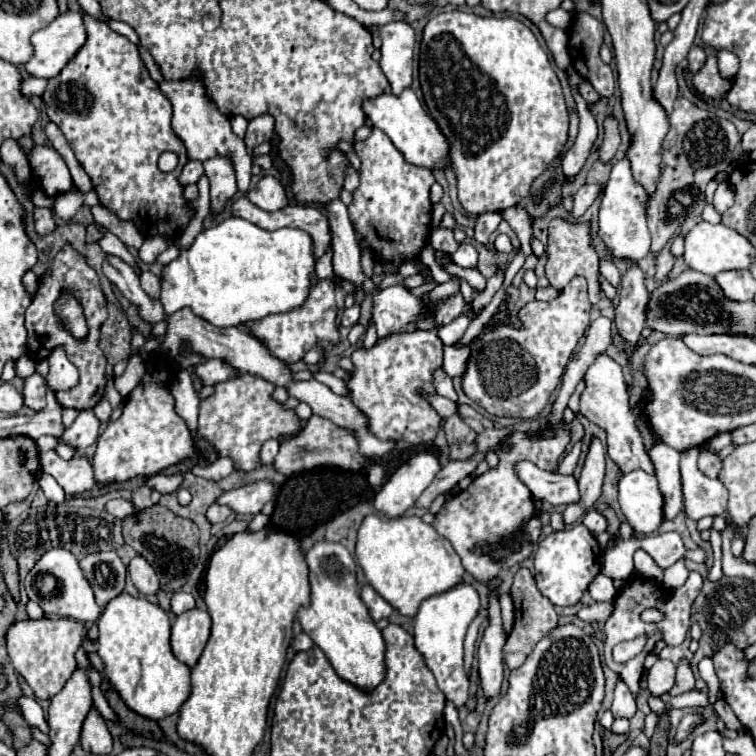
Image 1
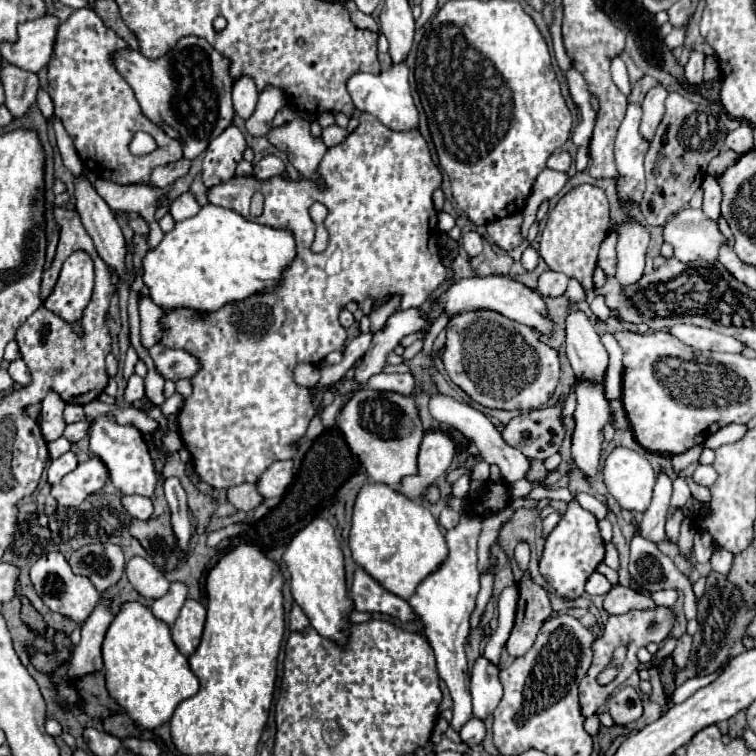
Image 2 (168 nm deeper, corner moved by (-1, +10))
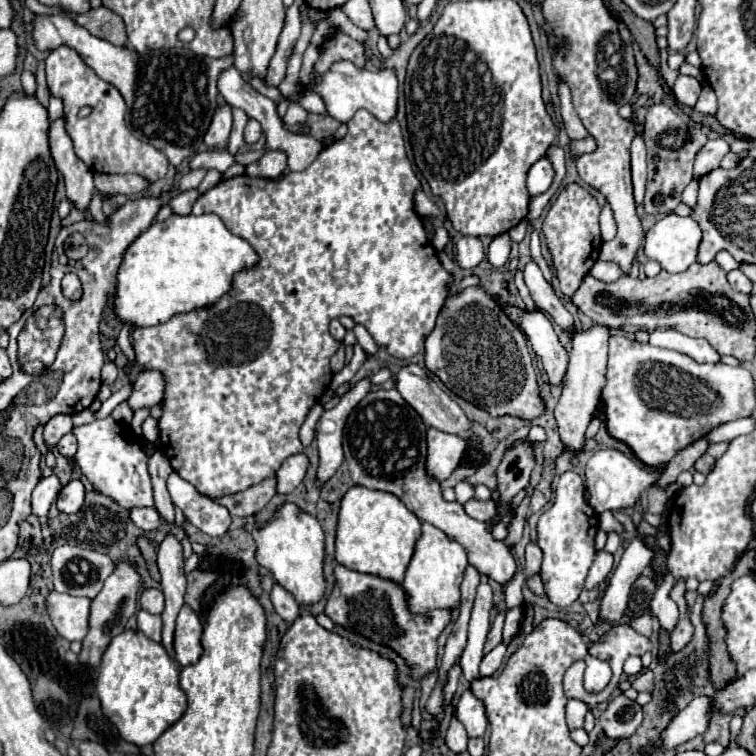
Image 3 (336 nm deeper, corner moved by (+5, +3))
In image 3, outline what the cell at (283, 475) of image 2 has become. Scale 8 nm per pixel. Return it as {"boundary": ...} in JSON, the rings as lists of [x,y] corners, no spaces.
{"boundary":[[[294,454],[288,460],[284,460],[284,464],[280,466],[280,470],[276,472],[278,478],[278,492],[280,494],[288,494],[292,492],[304,478],[306,470],[308,470],[308,458],[306,454]]]}

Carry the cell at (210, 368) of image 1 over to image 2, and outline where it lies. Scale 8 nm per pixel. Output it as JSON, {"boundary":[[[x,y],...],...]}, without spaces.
{"boundary":[[[156,343],[148,353],[154,359],[156,369],[166,379],[174,379],[174,381],[184,377],[190,379],[202,367],[198,357],[194,357],[192,353],[186,353],[184,349],[170,349],[170,347],[164,347],[162,343]]]}

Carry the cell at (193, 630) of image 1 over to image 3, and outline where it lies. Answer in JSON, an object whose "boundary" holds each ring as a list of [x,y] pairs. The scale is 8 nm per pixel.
{"boundary":[[[184,604],[178,620],[176,620],[176,634],[174,634],[174,652],[180,666],[194,664],[202,656],[202,622],[198,614]]]}

